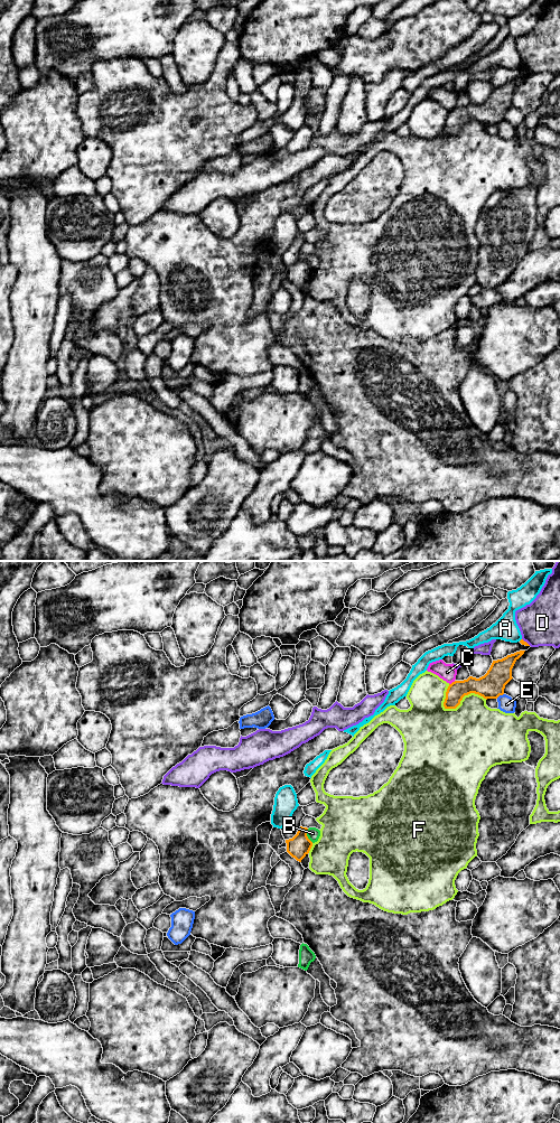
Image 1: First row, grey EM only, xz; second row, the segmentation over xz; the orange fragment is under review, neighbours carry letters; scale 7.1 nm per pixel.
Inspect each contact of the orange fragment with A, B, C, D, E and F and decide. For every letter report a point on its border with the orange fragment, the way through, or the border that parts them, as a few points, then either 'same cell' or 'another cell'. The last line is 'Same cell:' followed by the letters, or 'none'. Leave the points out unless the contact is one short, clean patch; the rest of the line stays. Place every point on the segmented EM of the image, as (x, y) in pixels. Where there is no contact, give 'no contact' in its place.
A: no contact; another cell
B: meets orange in xz at (306, 835); another cell
C: meets orange in xz at (453, 682); another cell
D: meets orange in xz at (525, 642); another cell
E: meets orange in xz at (500, 694); another cell
F: meets orange in xz at (463, 696); another cell
Same cell: none

